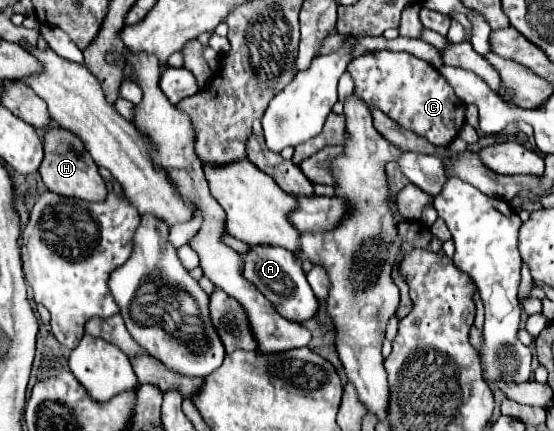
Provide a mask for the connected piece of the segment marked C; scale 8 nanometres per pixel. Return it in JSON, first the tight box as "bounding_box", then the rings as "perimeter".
{"bounding_box":[348,49,466,147],"perimeter":[[[388,49],[370,51],[352,59],[348,73],[356,83],[354,93],[366,105],[378,107],[402,129],[424,137],[434,147],[448,147],[464,125],[466,105],[462,99],[454,95],[436,67],[410,53],[394,53]]]}

